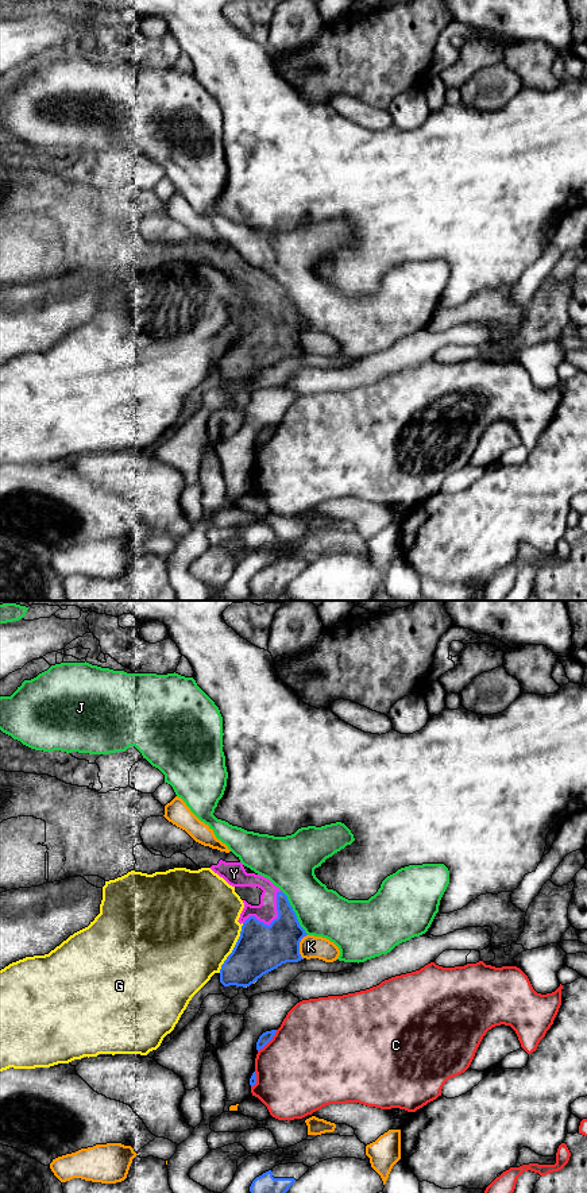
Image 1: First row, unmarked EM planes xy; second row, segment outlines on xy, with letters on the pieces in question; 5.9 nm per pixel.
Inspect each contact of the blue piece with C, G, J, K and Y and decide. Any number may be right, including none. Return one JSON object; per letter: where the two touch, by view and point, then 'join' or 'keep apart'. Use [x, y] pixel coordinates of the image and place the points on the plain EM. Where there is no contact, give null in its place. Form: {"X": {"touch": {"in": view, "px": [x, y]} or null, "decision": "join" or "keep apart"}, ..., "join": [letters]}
{"C": {"touch": {"in": "xy", "px": [269, 436]}, "decision": "keep apart"}, "G": {"touch": {"in": "xy", "px": [234, 343]}, "decision": "keep apart"}, "J": {"touch": {"in": "xy", "px": [294, 308]}, "decision": "keep apart"}, "K": {"touch": {"in": "xy", "px": [298, 342]}, "decision": "keep apart"}, "Y": {"touch": {"in": "xy", "px": [274, 315]}, "decision": "join"}, "join": ["Y"]}

